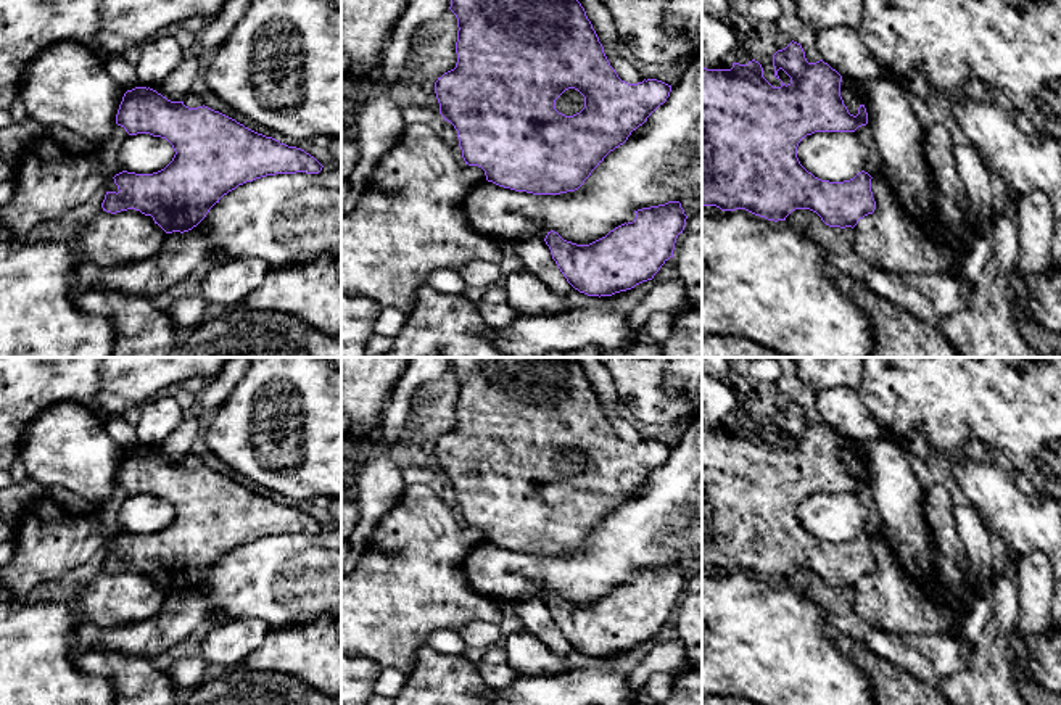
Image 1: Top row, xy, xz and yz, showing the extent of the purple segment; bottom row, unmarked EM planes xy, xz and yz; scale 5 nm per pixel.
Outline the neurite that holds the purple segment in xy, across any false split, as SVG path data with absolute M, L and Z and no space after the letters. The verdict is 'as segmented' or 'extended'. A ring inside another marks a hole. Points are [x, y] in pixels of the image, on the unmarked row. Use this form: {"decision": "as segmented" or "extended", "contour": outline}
{"decision": "as segmented", "contour": "M135 447L124 454L116 484L129 496L150 494L166 499L175 515L164 530L153 534L127 531L116 534L113 539L119 552L106 552L101 568L111 575L140 571L151 576L166 594L192 591L224 555L238 546L275 534L319 534L324 528L301 509L258 494L204 465L188 468L184 462L171 462L150 447Z"}

